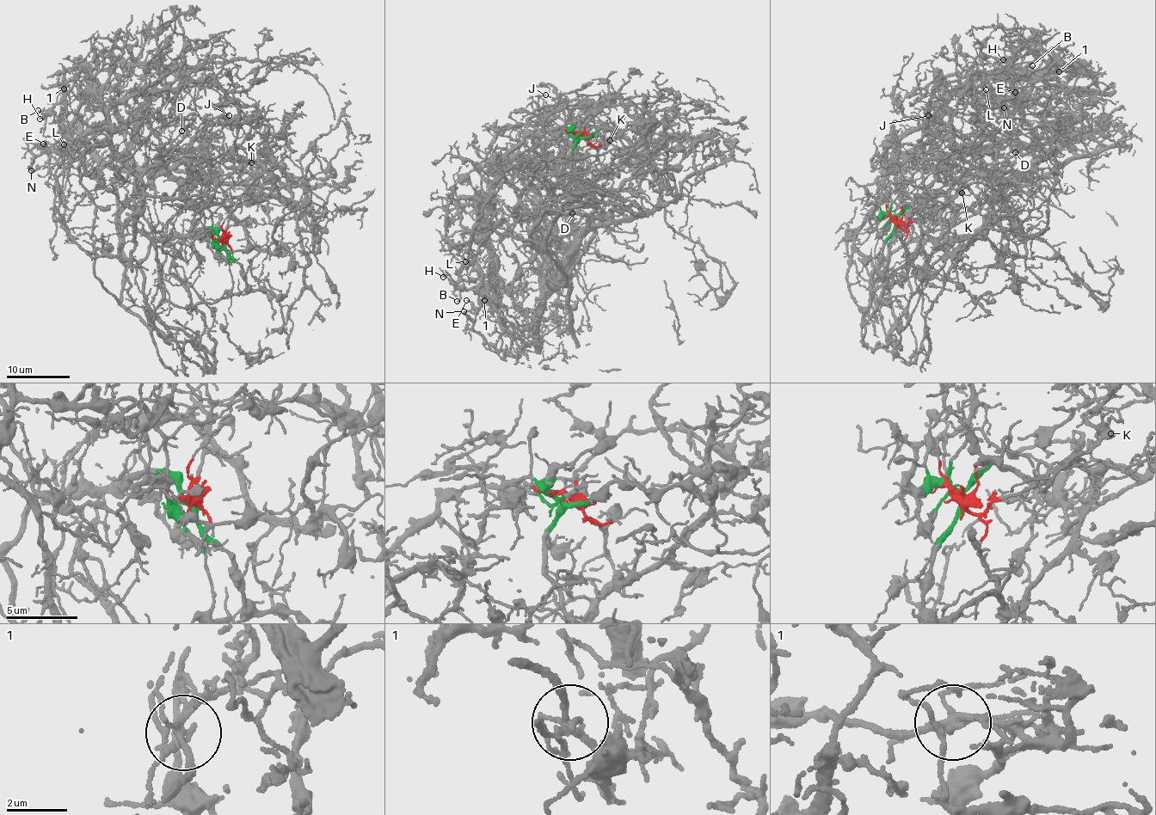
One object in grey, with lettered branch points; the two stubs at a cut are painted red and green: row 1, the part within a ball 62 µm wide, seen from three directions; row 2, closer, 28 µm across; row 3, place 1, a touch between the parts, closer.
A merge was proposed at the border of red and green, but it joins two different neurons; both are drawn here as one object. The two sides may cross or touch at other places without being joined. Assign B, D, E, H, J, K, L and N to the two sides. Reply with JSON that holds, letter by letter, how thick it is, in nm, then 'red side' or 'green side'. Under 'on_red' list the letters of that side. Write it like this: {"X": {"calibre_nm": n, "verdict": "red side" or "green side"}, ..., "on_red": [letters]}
{"B": {"calibre_nm": 110, "verdict": "green side"}, "D": {"calibre_nm": 90, "verdict": "red side"}, "E": {"calibre_nm": 180, "verdict": "red side"}, "H": {"calibre_nm": 110, "verdict": "green side"}, "J": {"calibre_nm": 120, "verdict": "green side"}, "K": {"calibre_nm": 180, "verdict": "red side"}, "L": {"calibre_nm": 110, "verdict": "red side"}, "N": {"calibre_nm": 170, "verdict": "red side"}, "on_red": ["D", "E", "K", "L", "N"]}

